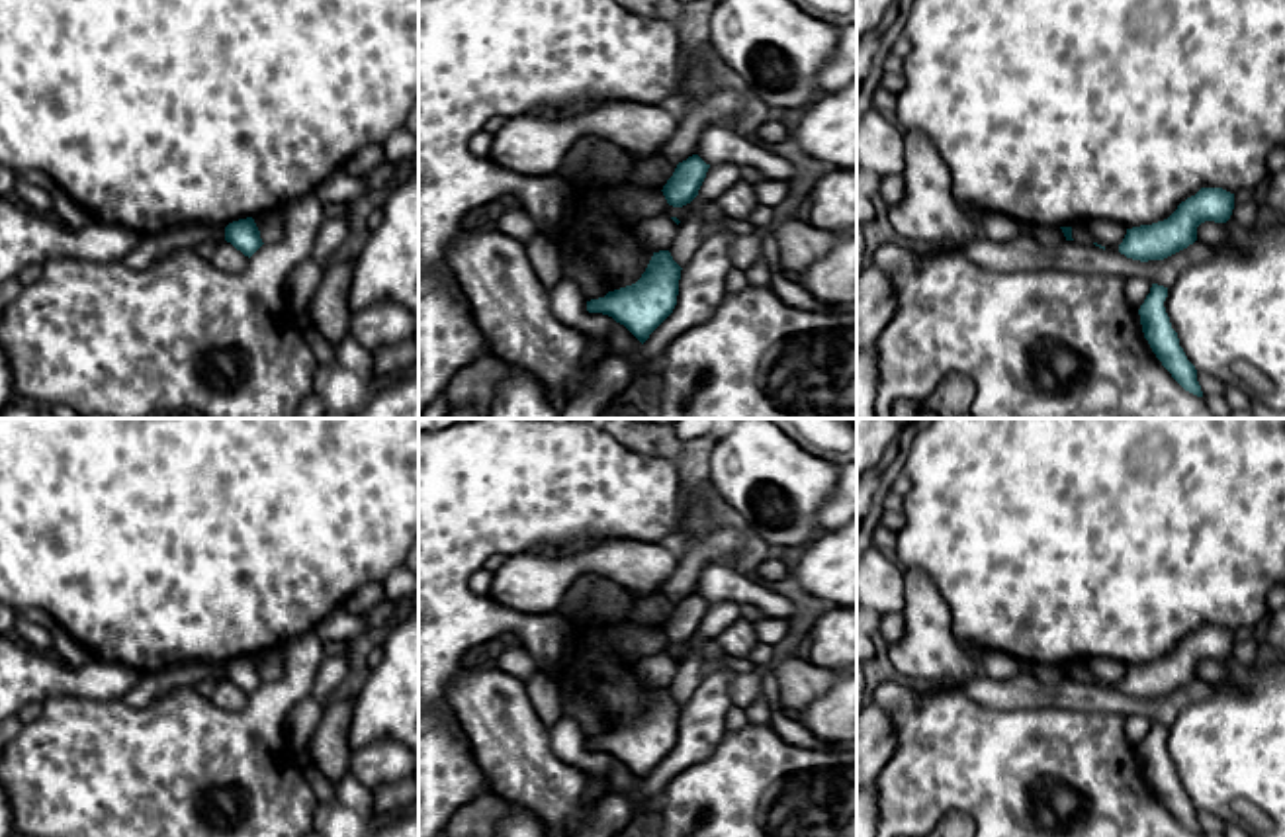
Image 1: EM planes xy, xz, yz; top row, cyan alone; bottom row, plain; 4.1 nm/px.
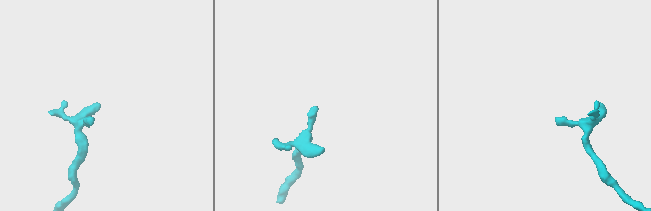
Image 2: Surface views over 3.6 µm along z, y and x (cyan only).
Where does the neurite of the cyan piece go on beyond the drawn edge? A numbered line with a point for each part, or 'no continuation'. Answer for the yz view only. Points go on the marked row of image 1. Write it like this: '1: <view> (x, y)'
no continuation

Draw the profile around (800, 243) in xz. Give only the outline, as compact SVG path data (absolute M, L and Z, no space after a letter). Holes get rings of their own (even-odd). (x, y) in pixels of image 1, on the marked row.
M806 217L782 221L771 229L778 244L780 270L790 272L806 270L839 241L833 233L816 229Z

